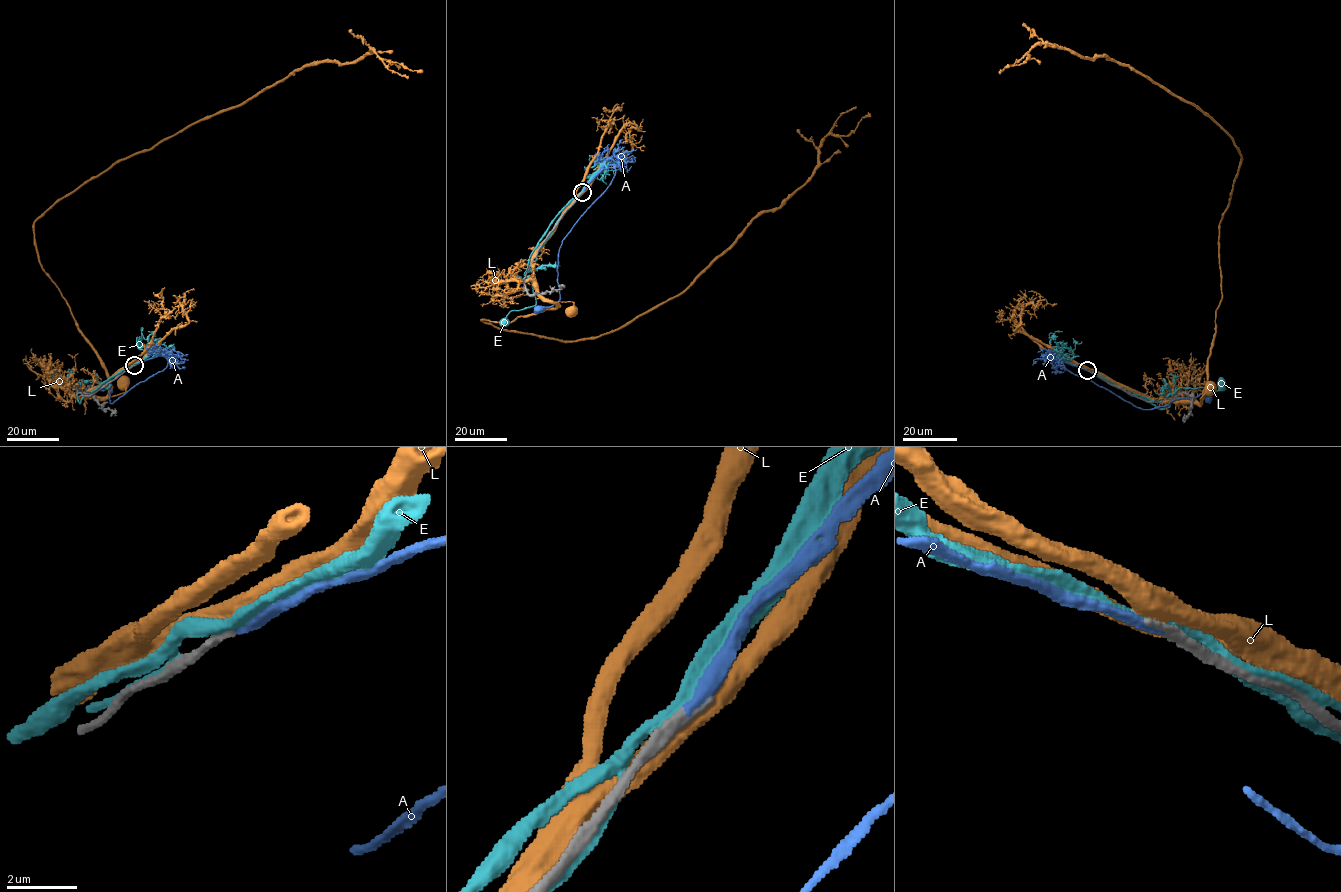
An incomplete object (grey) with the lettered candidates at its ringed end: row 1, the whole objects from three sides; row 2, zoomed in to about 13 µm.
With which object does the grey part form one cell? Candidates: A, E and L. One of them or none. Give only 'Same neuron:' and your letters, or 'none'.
Same neuron: A

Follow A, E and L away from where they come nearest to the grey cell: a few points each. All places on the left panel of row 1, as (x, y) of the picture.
A: (134, 365), (163, 356), (168, 362), (163, 370), (134, 385), (111, 403), (109, 389), (91, 391)
E: (133, 365), (89, 394), (83, 383), (88, 382), (64, 389), (58, 385), (56, 378)
L: (134, 364), (128, 364), (105, 383), (85, 393), (110, 397), (125, 391), (125, 384)

